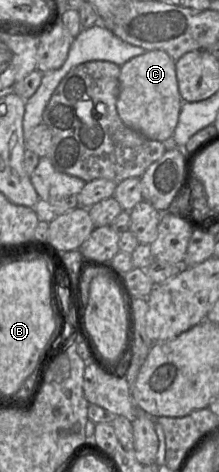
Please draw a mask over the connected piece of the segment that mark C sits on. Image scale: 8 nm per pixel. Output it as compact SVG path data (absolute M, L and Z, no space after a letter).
M146 51L121 66L116 108L126 126L148 139L165 142L174 134L182 104L176 76L176 61L165 51Z

